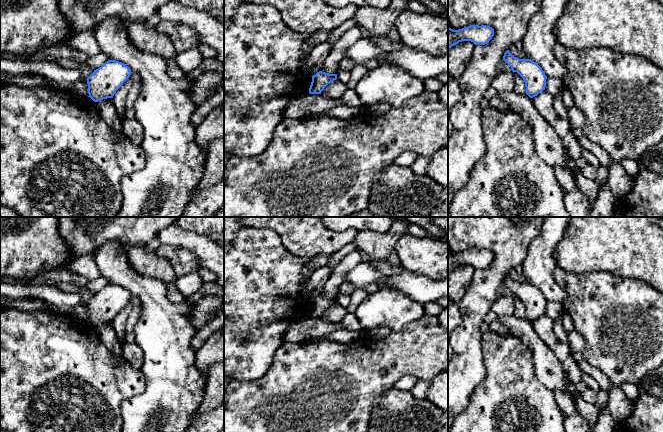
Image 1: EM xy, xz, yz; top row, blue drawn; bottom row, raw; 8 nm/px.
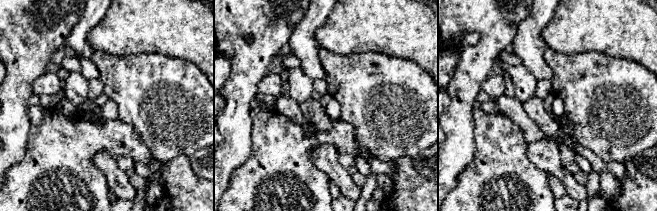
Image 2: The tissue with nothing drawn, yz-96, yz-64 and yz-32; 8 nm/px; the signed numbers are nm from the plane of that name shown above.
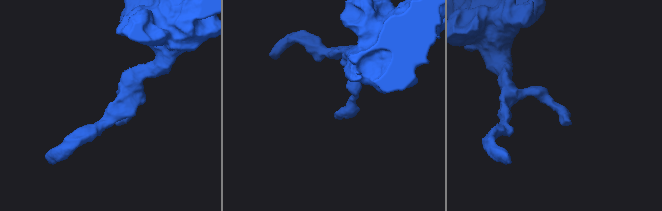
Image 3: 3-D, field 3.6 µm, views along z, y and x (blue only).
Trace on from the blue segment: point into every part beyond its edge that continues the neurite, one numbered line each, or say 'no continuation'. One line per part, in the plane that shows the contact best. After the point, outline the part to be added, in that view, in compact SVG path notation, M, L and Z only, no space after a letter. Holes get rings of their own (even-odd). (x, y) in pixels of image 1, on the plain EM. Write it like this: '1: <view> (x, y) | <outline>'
no continuation

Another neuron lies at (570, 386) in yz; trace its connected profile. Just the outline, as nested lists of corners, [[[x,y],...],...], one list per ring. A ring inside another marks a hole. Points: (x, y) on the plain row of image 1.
[[[568,379],[568,381],[566,383],[566,389],[574,402],[575,399],[580,395],[580,393],[576,389],[576,385],[570,379]]]

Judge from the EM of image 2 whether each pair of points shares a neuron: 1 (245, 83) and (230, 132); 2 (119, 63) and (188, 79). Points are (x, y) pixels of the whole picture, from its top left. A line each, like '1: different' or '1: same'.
1: same
2: same

